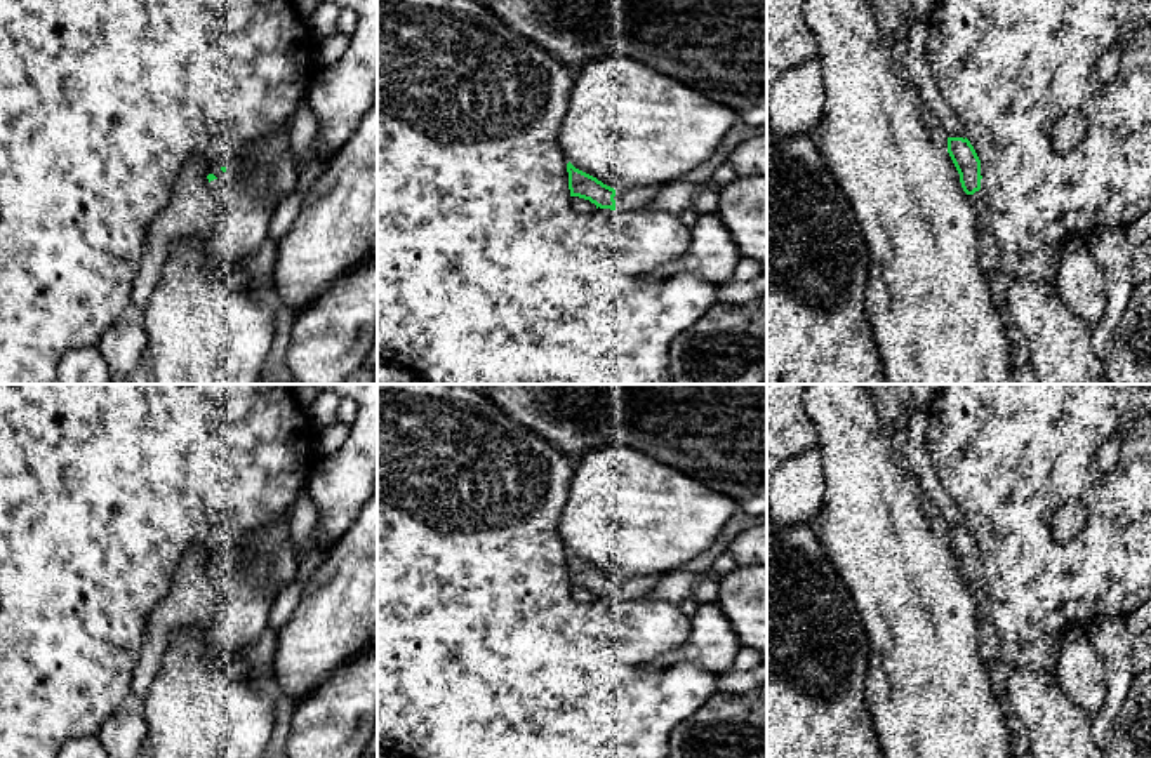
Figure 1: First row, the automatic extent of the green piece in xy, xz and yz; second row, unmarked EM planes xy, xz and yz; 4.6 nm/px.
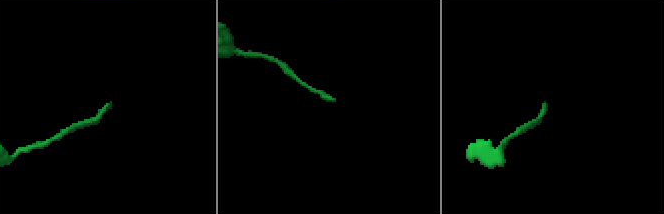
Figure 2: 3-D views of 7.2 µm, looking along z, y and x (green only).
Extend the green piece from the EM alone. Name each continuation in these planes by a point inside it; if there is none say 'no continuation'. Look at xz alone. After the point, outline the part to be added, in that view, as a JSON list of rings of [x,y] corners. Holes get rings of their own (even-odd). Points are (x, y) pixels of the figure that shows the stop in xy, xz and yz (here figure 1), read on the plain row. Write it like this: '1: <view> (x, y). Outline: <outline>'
1: xz (632, 588). Outline: [[[662,575],[626,577],[615,581],[615,600],[643,600],[657,586]]]

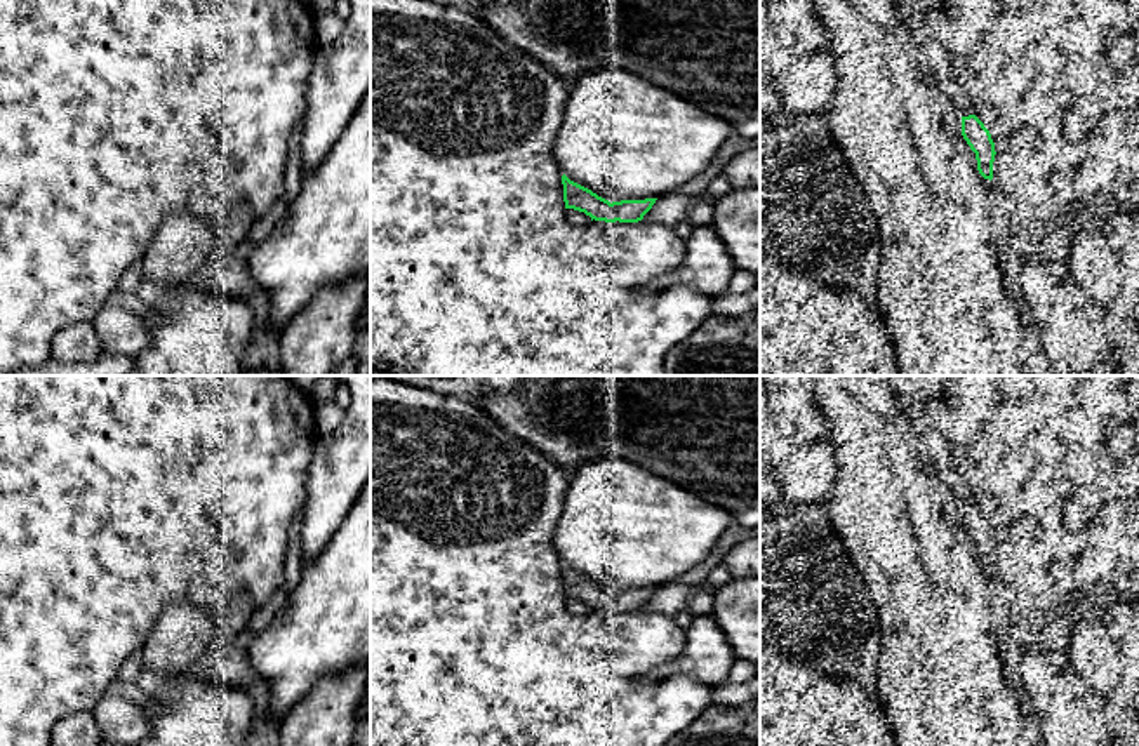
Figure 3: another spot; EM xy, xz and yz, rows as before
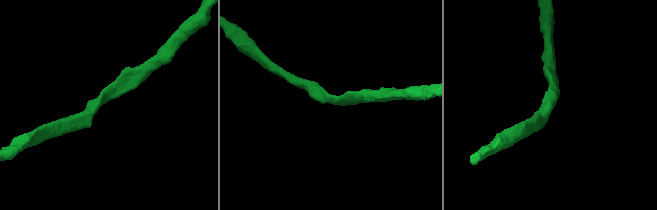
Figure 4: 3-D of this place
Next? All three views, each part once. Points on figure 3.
no continuation

